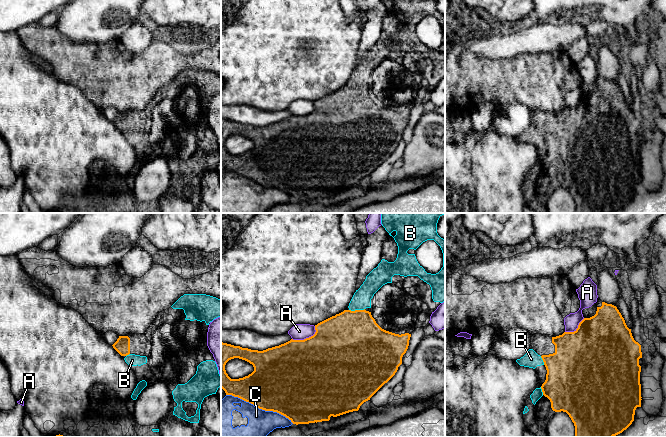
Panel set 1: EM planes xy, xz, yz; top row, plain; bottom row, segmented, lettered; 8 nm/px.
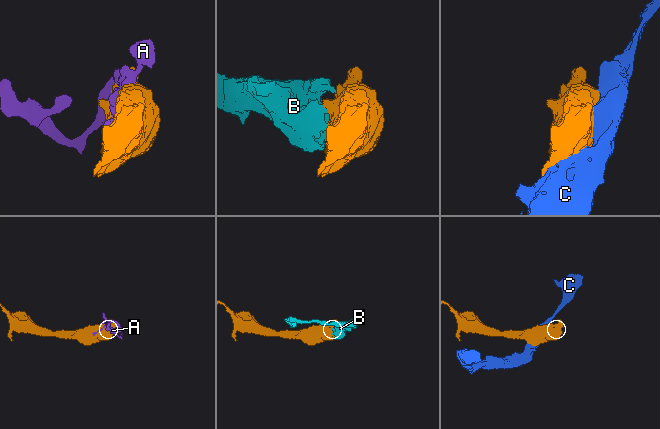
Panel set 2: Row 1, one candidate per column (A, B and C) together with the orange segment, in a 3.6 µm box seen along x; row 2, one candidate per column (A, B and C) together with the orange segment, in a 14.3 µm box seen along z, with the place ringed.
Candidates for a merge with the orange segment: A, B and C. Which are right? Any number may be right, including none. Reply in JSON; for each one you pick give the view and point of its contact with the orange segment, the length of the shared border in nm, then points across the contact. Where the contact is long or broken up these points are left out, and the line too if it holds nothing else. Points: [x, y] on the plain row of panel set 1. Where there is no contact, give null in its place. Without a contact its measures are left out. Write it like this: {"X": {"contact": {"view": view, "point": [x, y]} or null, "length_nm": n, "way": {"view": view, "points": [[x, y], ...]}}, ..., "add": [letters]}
{"B": {"contact": {"view": "xz", "point": [356, 86]}, "length_nm": 130}, "add": ["B"]}

